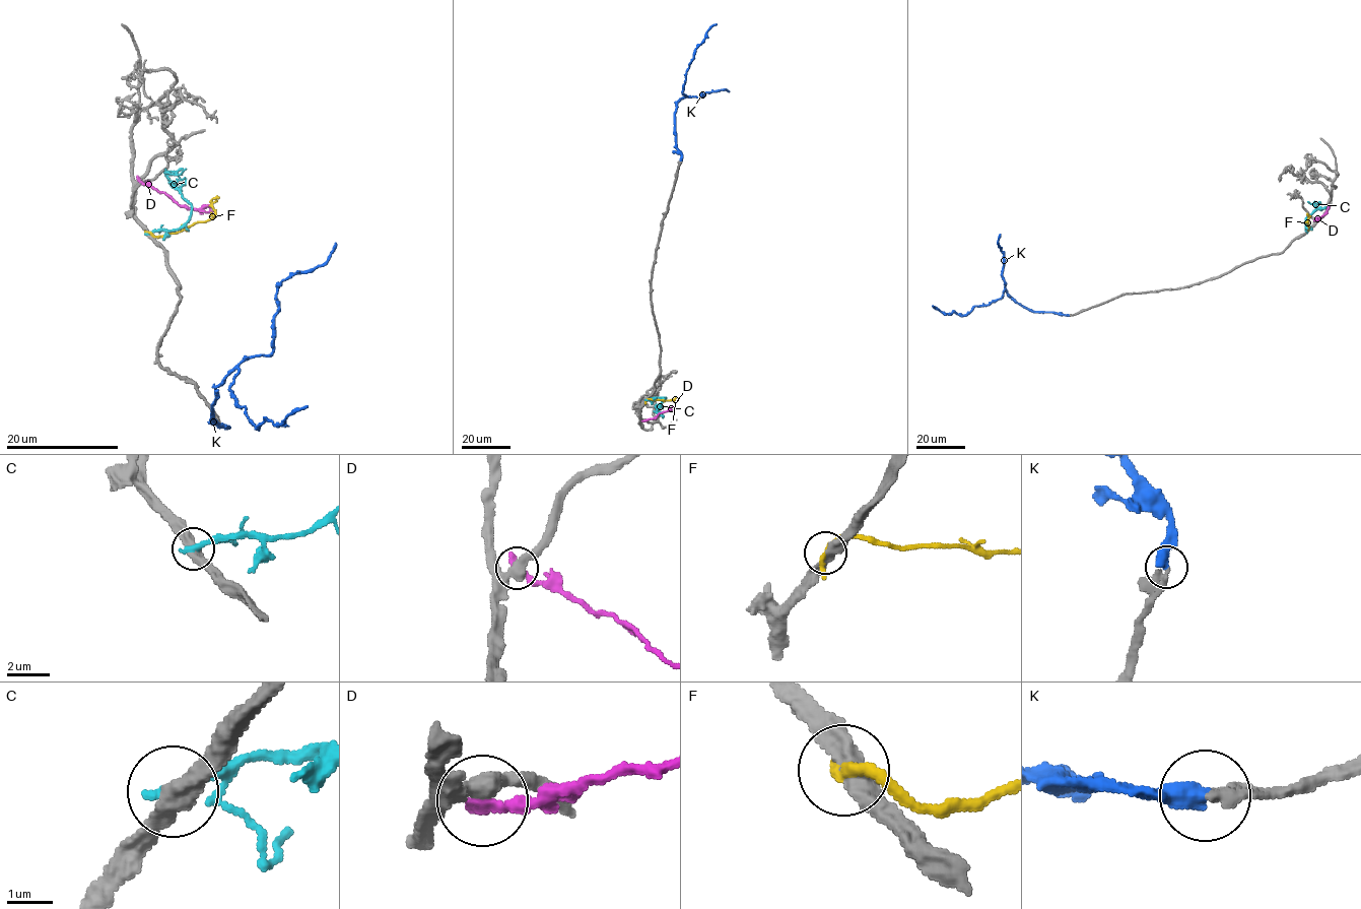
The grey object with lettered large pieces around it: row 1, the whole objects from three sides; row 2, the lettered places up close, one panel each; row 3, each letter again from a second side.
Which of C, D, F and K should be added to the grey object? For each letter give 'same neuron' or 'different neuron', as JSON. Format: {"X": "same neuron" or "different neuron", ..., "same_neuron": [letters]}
{"C": "different neuron", "D": "different neuron", "F": "different neuron", "K": "same neuron", "same_neuron": ["K"]}

